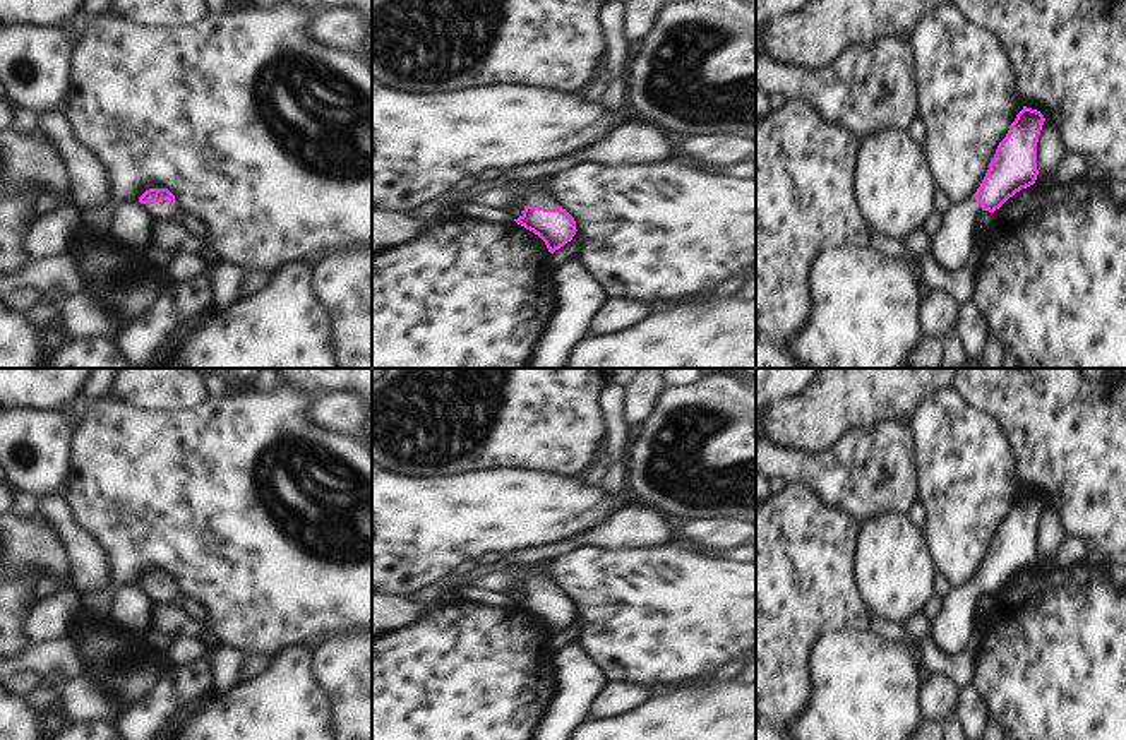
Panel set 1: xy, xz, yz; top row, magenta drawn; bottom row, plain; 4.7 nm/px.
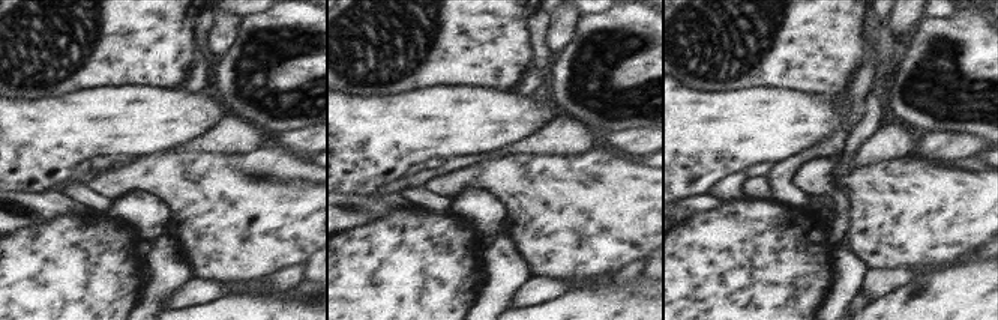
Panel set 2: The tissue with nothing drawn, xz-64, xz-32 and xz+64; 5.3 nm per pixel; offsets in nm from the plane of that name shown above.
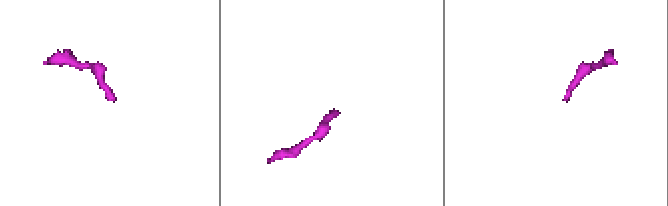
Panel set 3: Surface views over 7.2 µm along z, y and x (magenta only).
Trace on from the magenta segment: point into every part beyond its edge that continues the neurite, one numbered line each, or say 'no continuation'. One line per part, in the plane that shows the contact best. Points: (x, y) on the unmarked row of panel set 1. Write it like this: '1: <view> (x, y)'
1: xz (537, 581)

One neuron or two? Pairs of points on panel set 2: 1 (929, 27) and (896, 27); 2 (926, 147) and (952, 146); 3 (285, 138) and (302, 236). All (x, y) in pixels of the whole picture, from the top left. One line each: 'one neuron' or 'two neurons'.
1: two neurons
2: one neuron
3: two neurons

